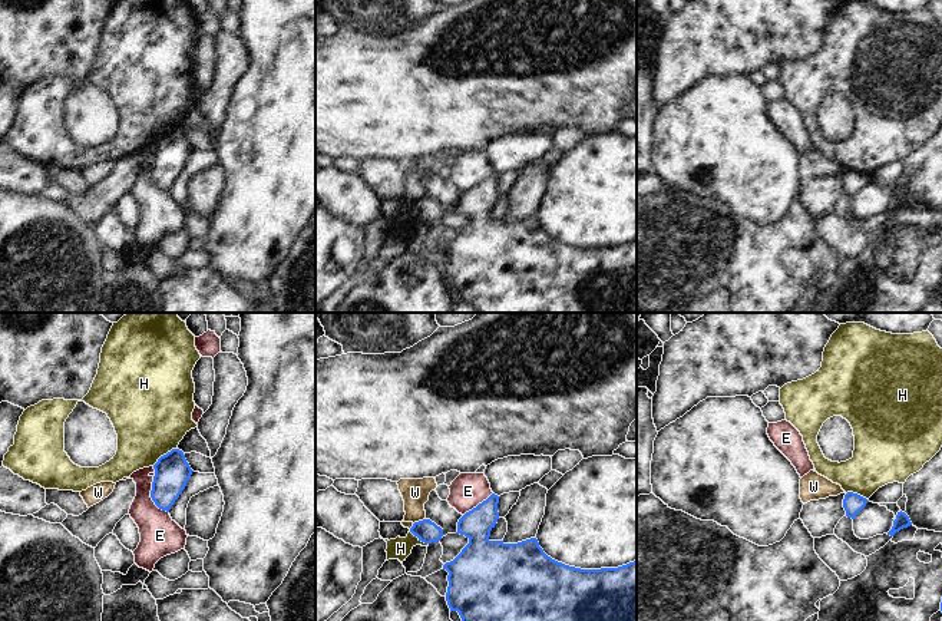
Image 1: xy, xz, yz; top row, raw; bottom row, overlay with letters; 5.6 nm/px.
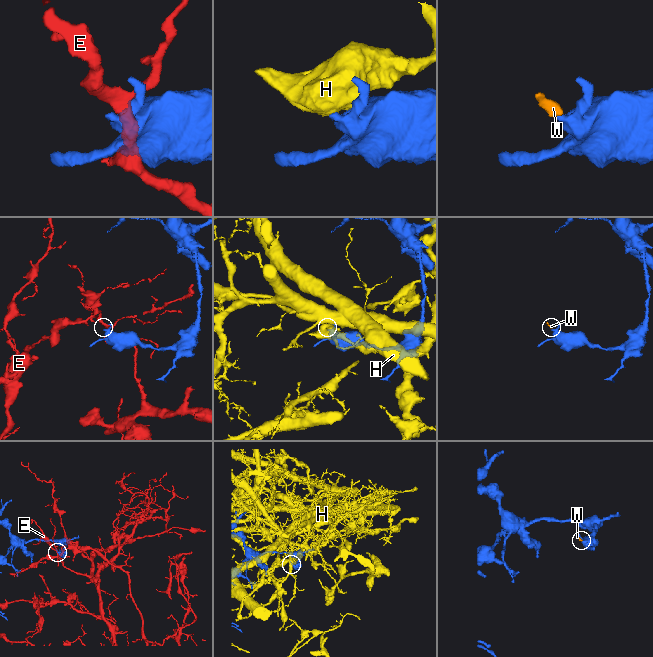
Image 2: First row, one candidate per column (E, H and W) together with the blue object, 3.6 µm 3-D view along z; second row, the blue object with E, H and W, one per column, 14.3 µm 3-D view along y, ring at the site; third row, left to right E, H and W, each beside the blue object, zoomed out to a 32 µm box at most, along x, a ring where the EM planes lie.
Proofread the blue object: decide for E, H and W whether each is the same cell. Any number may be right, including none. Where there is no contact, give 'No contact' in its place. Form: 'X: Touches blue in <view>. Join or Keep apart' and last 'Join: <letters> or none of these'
E: Touches blue in xy. Keep apart
H: Touches blue in xy. Keep apart
W: Touches blue in xz. Keep apart
Join: none of these.

